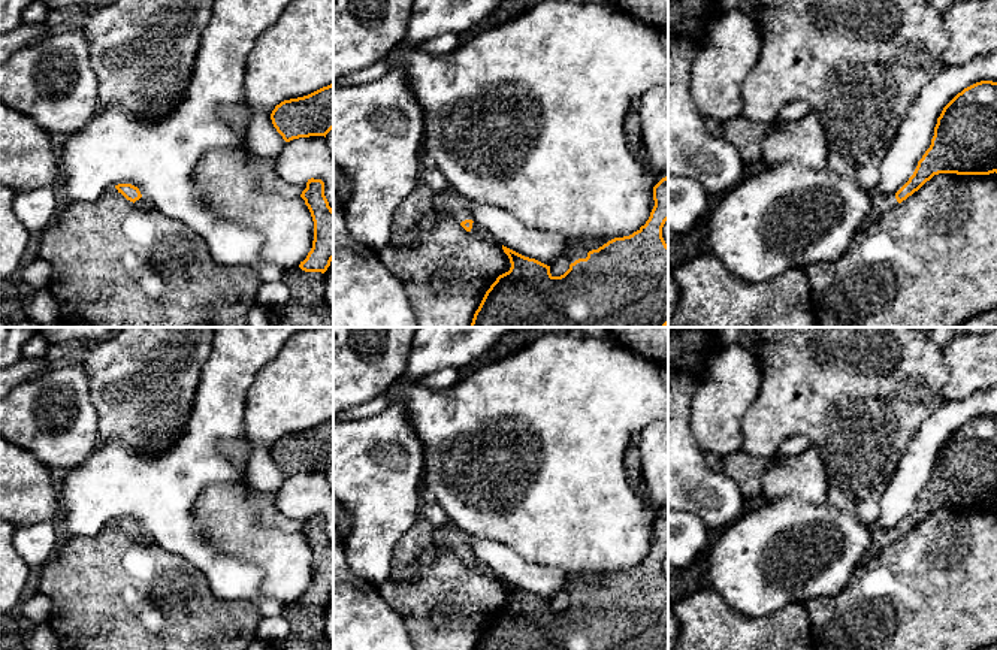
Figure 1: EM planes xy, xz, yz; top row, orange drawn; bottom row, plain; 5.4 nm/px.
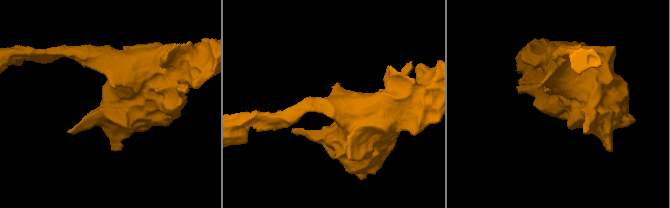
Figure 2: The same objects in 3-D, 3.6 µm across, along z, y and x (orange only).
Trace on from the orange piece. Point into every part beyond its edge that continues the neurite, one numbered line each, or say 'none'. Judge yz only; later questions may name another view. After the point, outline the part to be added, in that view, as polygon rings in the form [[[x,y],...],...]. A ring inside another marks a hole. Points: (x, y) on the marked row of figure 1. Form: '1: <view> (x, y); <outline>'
1: yz (881, 203); [[[879,190],[871,191],[871,209],[864,218],[859,230],[867,229],[870,224],[877,221],[883,214],[892,209],[897,205],[895,194],[883,194]]]

